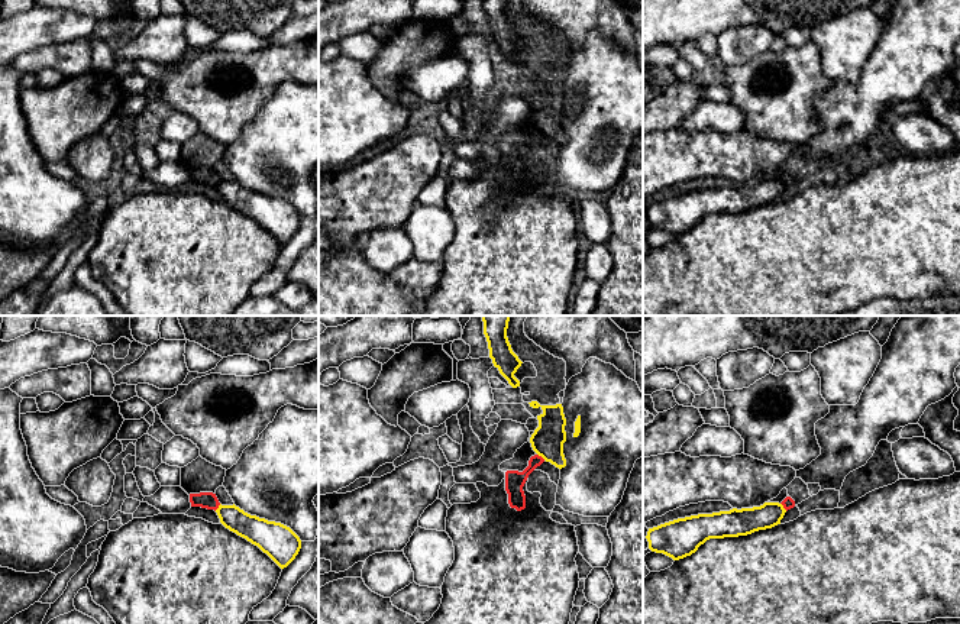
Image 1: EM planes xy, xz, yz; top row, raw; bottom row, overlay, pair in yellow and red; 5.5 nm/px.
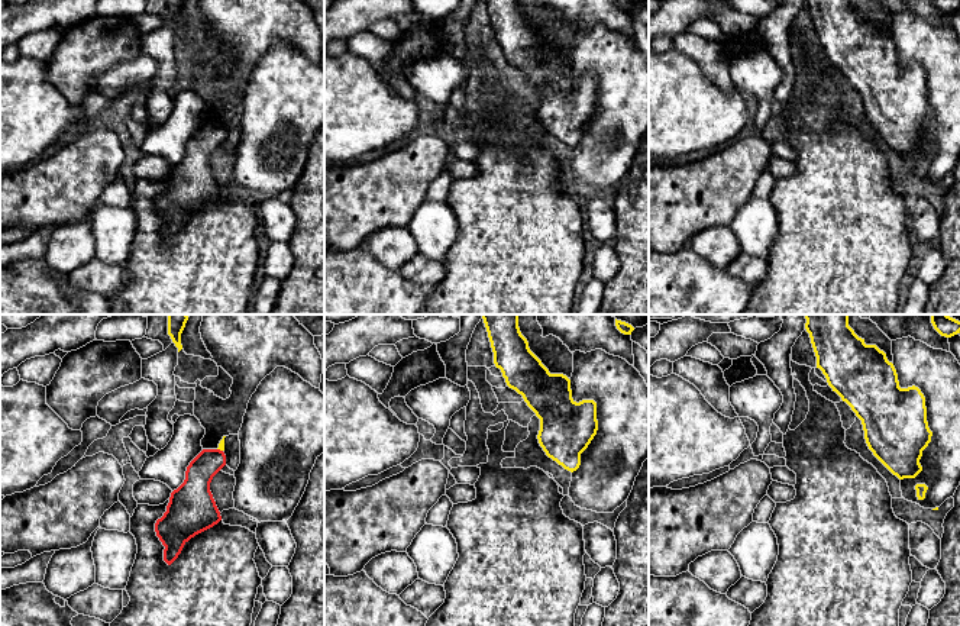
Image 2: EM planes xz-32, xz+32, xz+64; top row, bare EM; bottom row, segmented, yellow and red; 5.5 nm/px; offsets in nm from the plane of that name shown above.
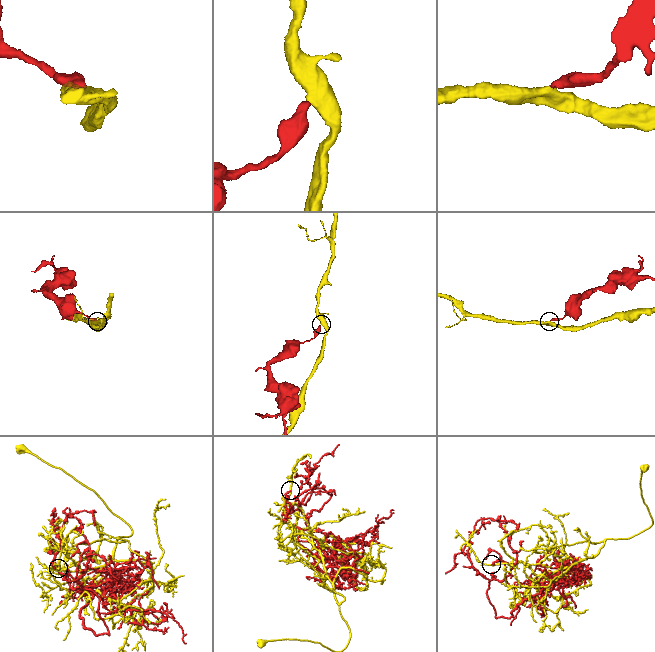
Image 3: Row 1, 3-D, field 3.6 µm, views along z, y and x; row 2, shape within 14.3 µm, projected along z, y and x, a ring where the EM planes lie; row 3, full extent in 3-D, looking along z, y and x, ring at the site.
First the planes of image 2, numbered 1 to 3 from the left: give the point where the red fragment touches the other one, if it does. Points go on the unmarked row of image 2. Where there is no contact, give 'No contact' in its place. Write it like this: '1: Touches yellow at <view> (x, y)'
1: Touches yellow at xz-32 (220, 125)
2: No contact
3: No contact

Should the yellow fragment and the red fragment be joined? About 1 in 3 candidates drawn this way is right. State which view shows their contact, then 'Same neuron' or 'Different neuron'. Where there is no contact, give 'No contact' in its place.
Touches yellow in xz. Different neuron

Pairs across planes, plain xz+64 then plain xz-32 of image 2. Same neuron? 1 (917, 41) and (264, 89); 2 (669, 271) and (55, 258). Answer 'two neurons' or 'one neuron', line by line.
1: one neuron
2: two neurons

